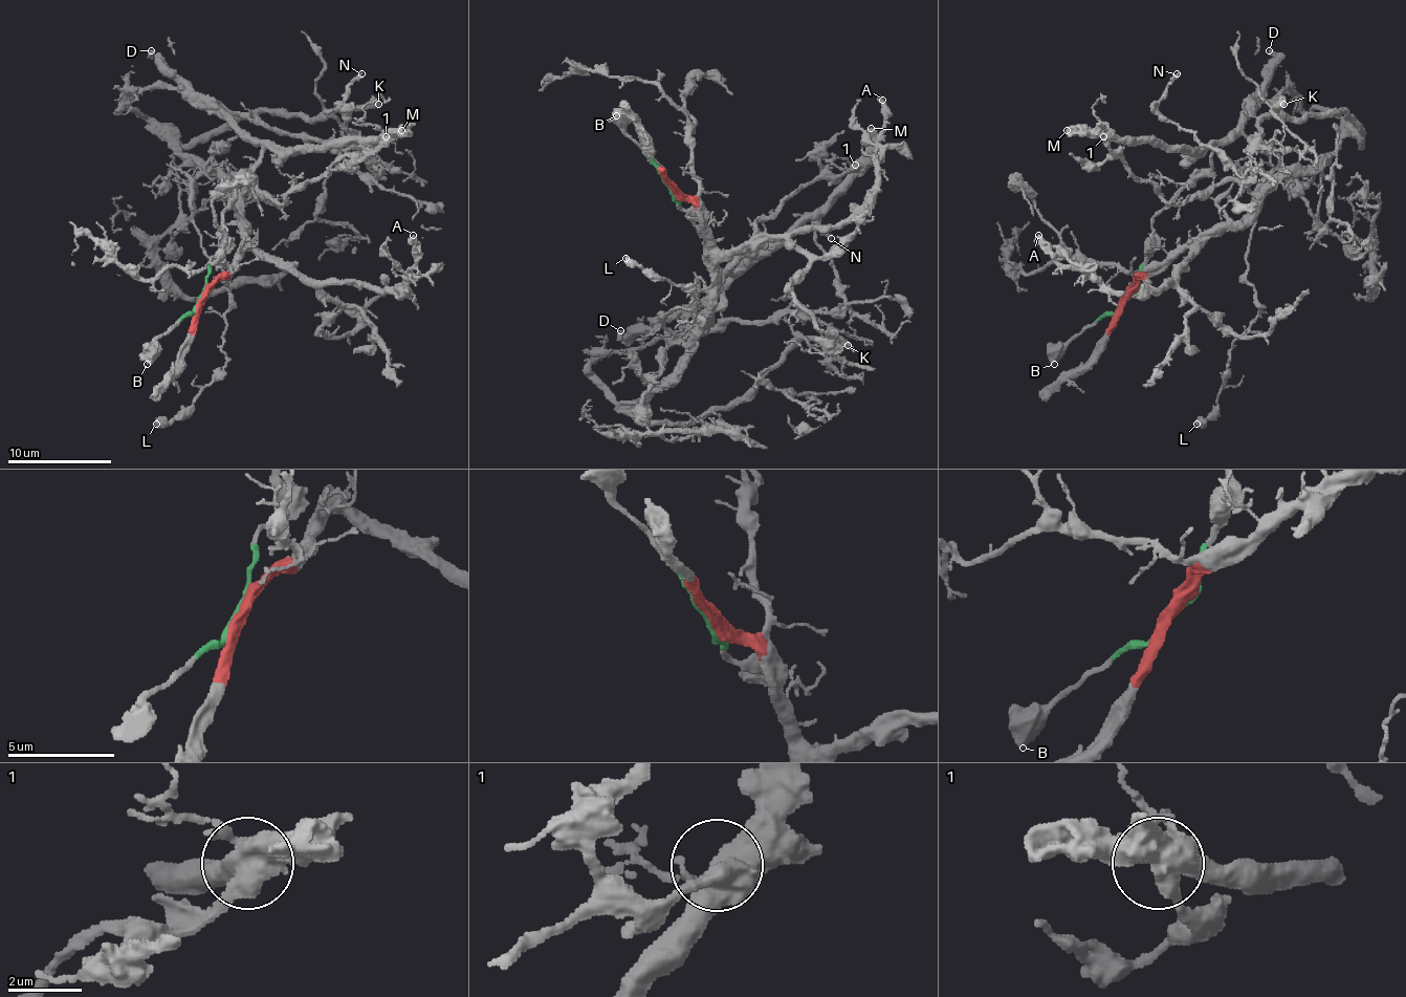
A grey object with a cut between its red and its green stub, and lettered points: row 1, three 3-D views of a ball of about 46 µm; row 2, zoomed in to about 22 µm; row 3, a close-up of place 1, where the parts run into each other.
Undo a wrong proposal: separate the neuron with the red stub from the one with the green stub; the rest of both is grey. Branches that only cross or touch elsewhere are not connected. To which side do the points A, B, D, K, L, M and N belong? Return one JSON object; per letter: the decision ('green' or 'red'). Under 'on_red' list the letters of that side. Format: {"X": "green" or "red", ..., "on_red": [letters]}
{"A": "red", "B": "green", "D": "green", "K": "red", "L": "red", "M": "green", "N": "red", "on_red": ["A", "K", "L", "N"]}

